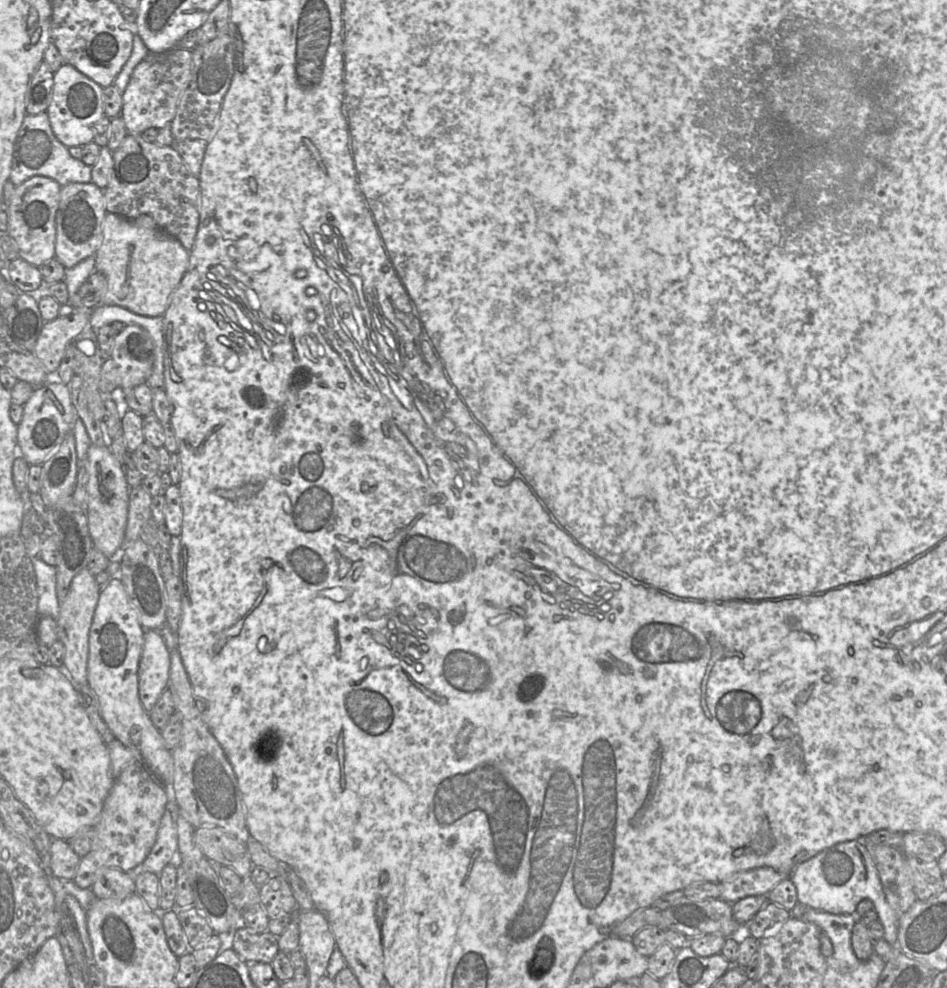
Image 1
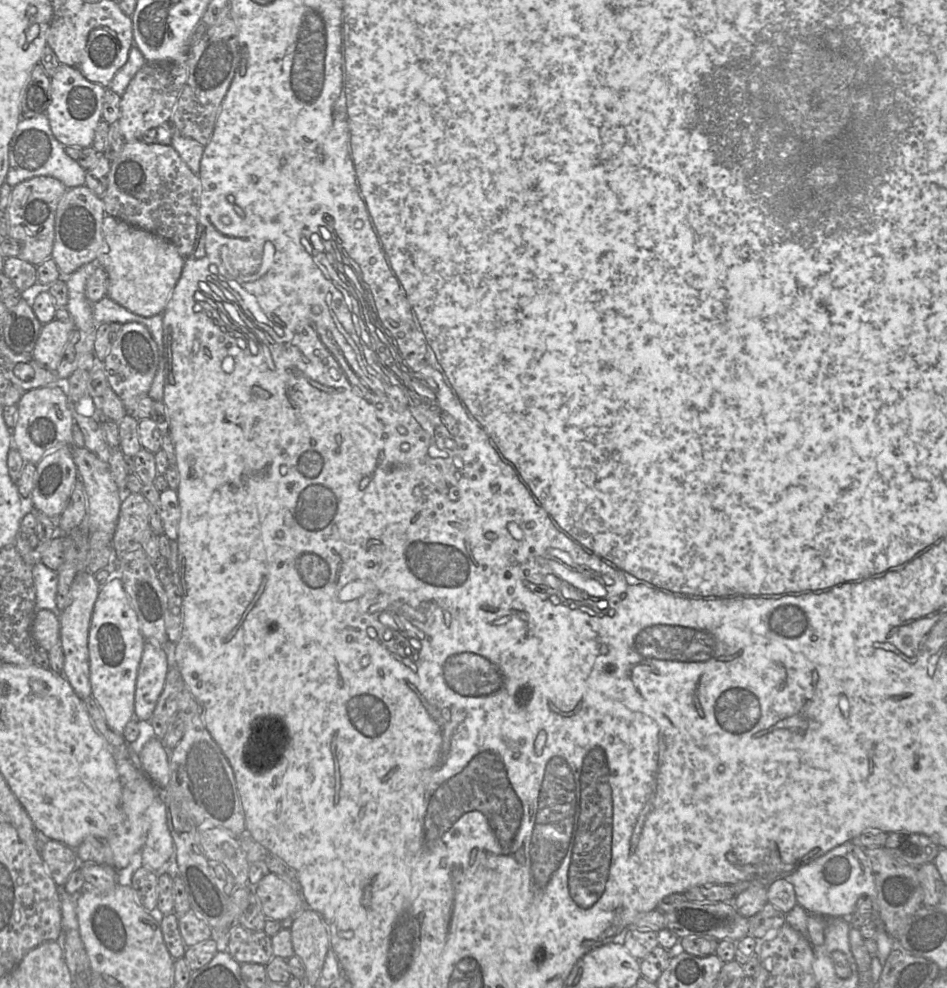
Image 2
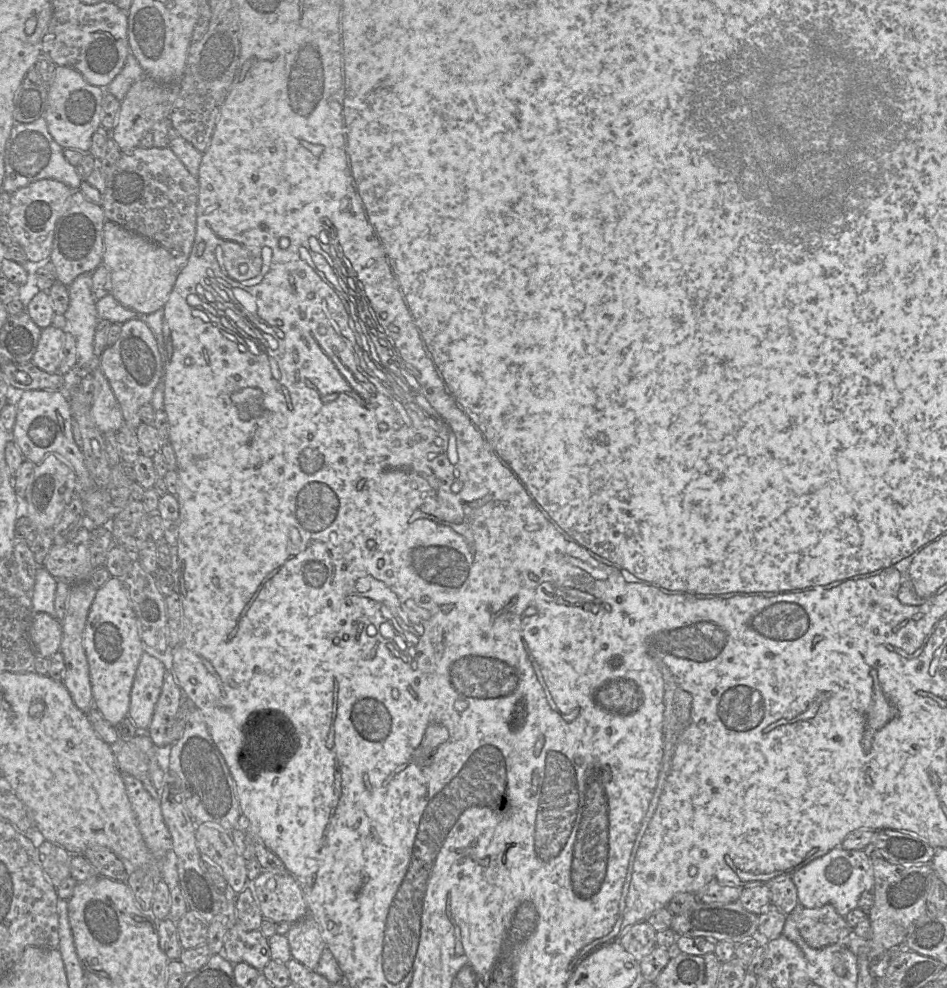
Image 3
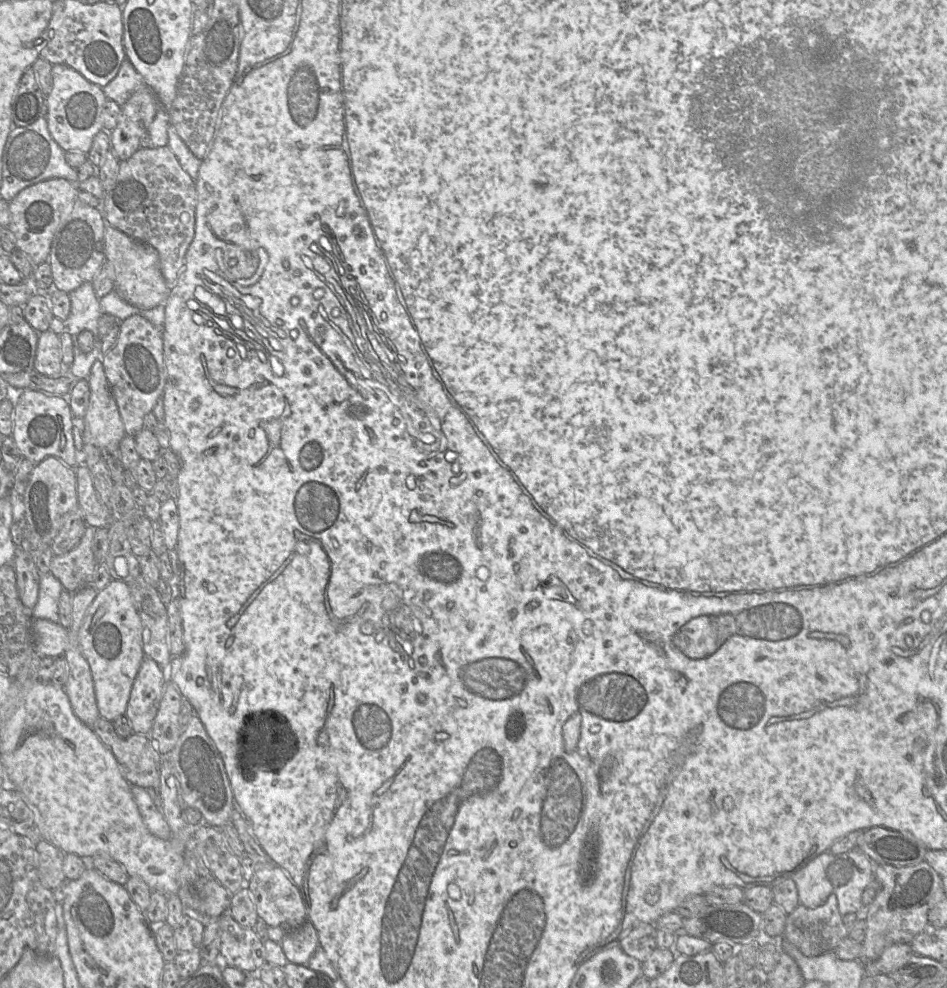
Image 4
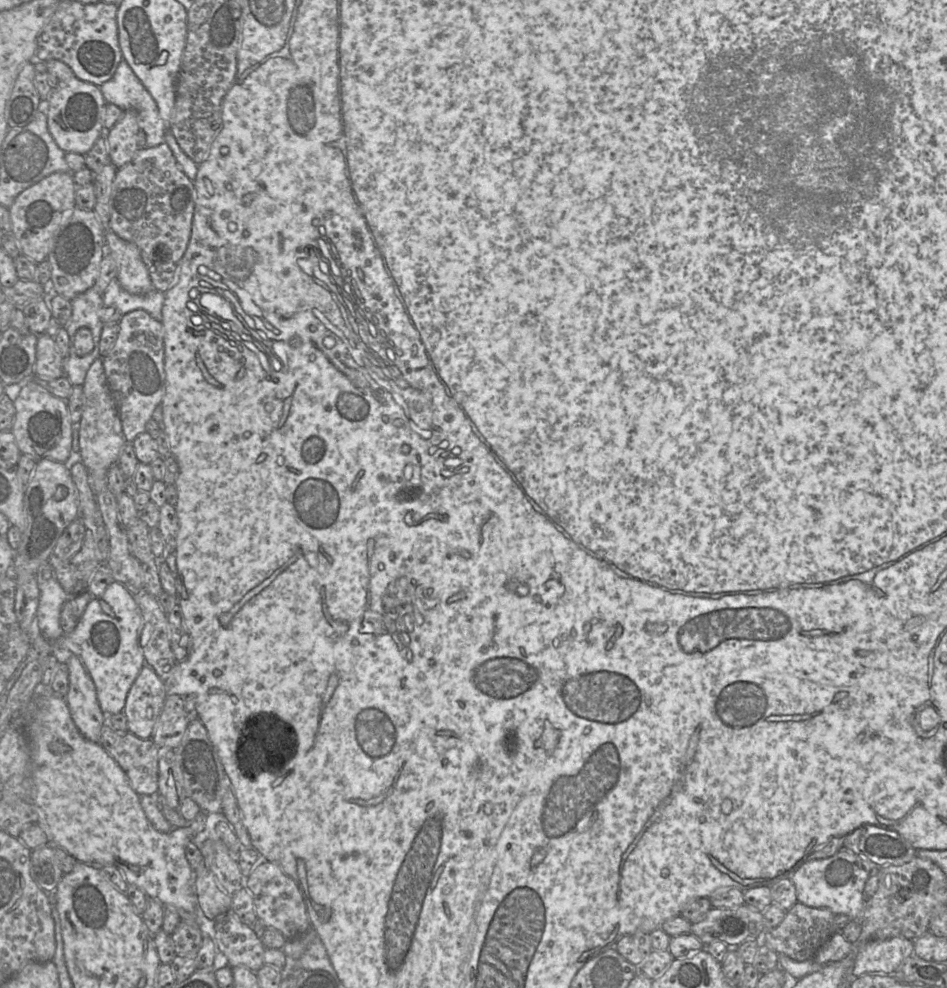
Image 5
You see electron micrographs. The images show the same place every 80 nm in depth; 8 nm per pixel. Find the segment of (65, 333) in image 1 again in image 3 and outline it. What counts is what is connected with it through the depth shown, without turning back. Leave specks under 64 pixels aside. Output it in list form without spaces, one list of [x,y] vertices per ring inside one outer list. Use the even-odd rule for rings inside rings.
[[[52,325],[41,330],[32,363],[48,373],[59,373],[65,330]]]

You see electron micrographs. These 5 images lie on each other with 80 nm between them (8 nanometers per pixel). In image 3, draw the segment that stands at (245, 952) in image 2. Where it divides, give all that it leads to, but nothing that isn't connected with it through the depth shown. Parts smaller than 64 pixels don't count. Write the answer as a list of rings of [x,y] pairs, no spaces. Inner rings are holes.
[[[239,921],[225,935],[223,955],[232,964],[246,963],[259,971],[262,971],[271,960],[268,939],[259,929],[247,929]]]

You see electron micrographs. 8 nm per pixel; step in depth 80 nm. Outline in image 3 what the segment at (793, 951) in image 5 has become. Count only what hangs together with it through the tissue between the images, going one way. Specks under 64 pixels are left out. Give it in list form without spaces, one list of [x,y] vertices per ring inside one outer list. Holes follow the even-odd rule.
[[[799,904],[792,913],[801,937],[811,948],[847,942],[853,935],[853,929],[831,904],[813,909]]]

